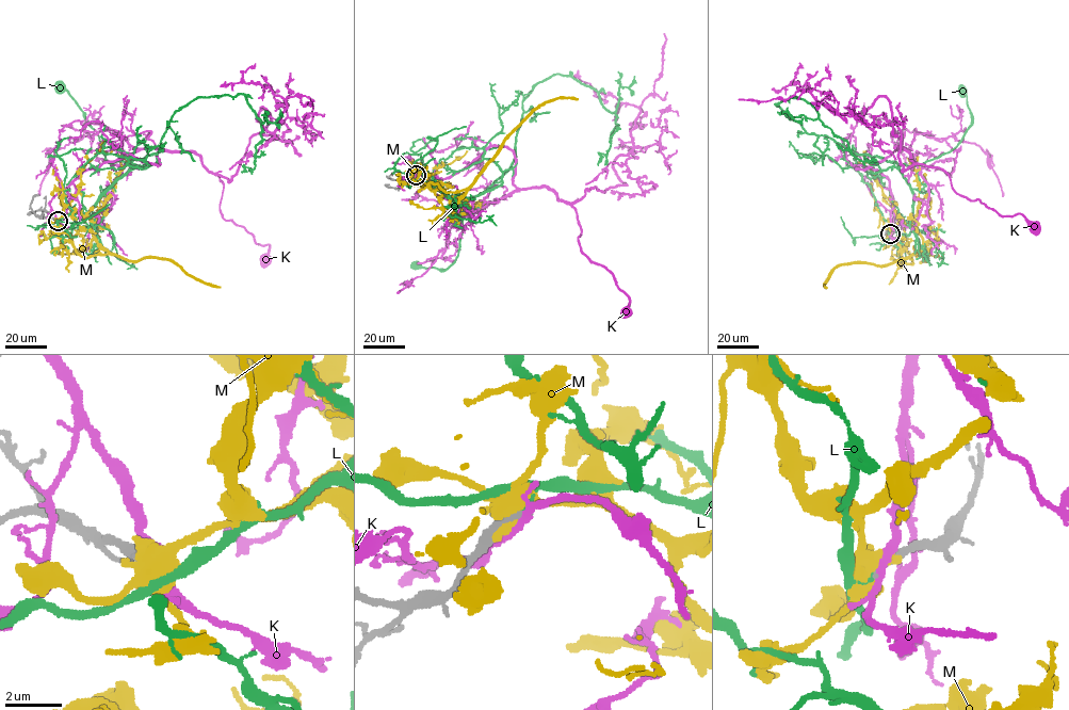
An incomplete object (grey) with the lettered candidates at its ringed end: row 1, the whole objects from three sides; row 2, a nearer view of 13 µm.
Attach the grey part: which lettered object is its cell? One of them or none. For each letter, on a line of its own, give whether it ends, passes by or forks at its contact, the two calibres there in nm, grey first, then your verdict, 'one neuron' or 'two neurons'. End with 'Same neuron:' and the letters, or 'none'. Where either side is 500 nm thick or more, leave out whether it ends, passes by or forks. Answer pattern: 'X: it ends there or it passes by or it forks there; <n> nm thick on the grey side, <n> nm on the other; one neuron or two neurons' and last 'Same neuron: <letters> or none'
K: it forks there; 260 nm thick on the grey side, 200 nm on the other; two neurons
L: it ends there; 260 nm thick on the grey side, 110 nm on the other; two neurons
M: 420 nm thick on the grey side, 550 nm on the other; two neurons
Same neuron: none

